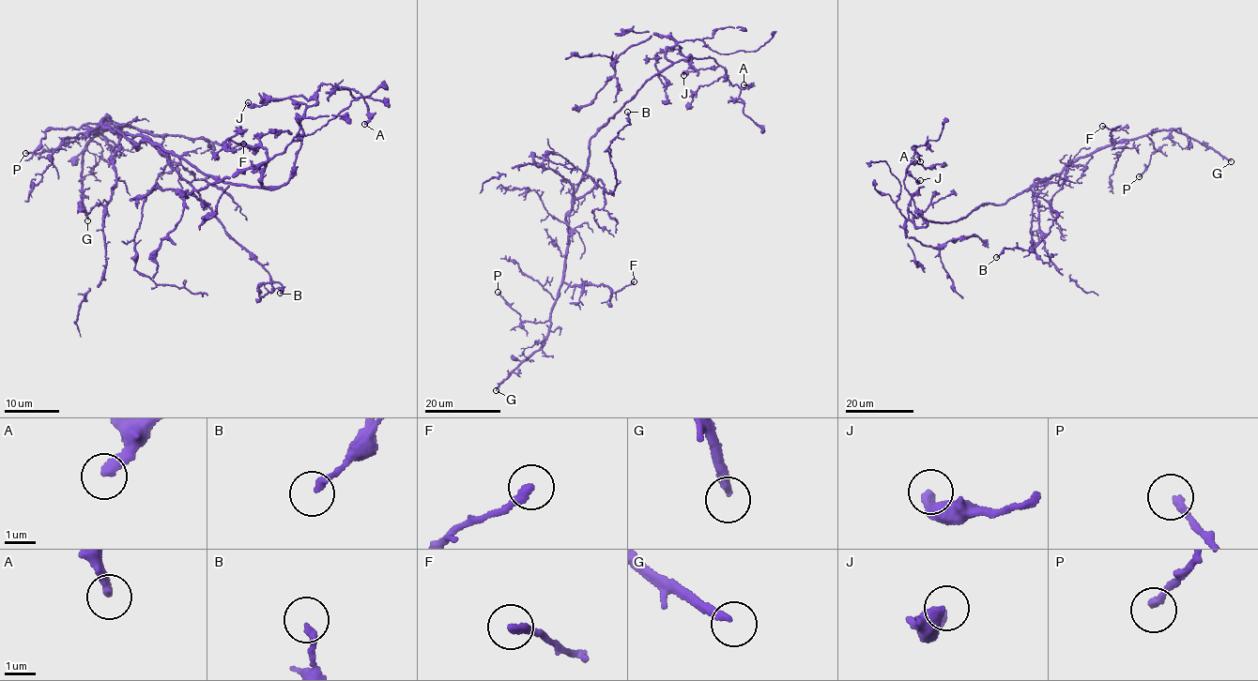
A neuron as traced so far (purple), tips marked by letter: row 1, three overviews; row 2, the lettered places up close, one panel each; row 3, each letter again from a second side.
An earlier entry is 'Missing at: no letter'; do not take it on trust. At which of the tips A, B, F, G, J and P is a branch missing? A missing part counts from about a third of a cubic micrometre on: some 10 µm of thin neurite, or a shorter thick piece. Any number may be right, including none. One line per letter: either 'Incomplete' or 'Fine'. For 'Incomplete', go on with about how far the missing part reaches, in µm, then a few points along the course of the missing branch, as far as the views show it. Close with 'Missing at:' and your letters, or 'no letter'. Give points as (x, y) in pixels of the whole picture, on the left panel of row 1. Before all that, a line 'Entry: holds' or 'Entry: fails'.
Entry: holds
A: Fine
B: Fine
F: Fine
G: Fine
J: Fine
P: Fine
Missing at: no letter

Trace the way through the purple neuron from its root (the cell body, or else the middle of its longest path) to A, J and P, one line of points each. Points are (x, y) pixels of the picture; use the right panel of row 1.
A: (1001, 204), (983, 203), (966, 217), (950, 221), (928, 219), (904, 187), (917, 146), (913, 145), (920, 161)
J: (1001, 204), (983, 203), (955, 220), (929, 220), (914, 205), (904, 187), (906, 172), (920, 180)
P: (1001, 204), (1061, 172), (1077, 159), (1120, 142), (1144, 136), (1151, 139), (1155, 149), (1139, 176)

